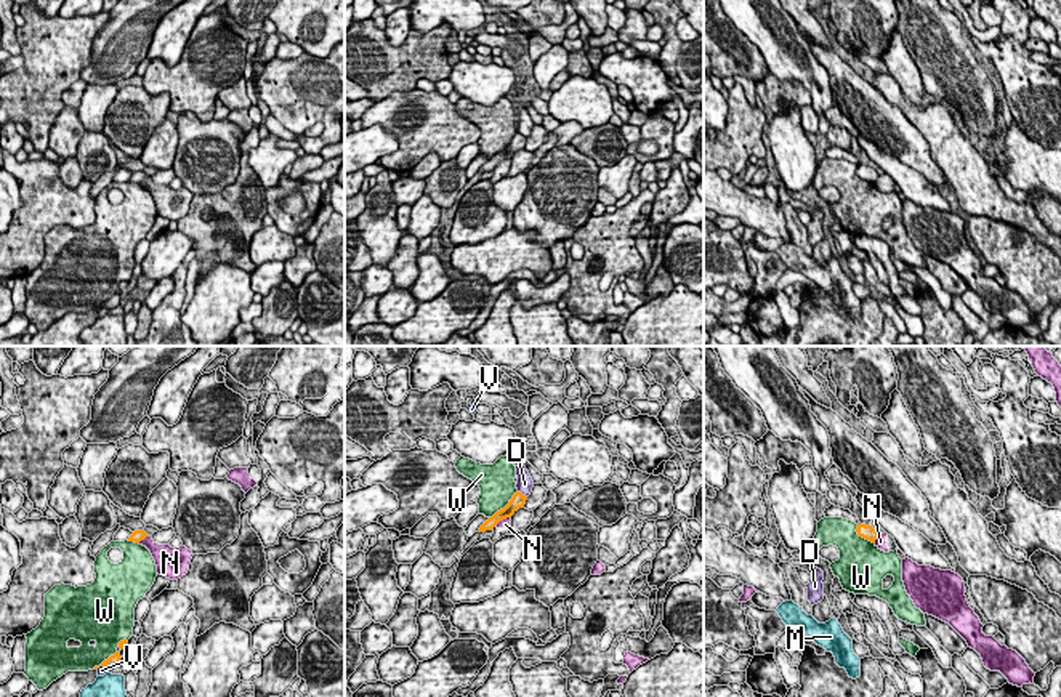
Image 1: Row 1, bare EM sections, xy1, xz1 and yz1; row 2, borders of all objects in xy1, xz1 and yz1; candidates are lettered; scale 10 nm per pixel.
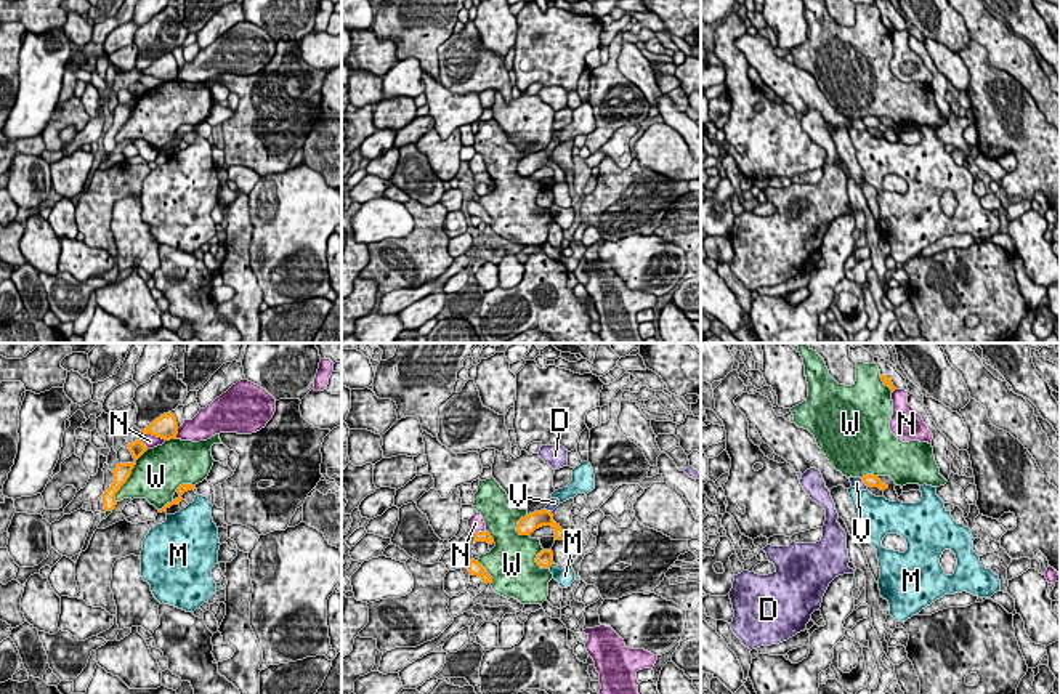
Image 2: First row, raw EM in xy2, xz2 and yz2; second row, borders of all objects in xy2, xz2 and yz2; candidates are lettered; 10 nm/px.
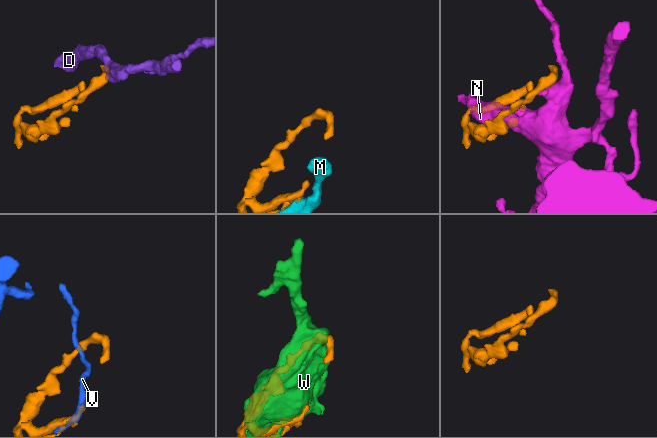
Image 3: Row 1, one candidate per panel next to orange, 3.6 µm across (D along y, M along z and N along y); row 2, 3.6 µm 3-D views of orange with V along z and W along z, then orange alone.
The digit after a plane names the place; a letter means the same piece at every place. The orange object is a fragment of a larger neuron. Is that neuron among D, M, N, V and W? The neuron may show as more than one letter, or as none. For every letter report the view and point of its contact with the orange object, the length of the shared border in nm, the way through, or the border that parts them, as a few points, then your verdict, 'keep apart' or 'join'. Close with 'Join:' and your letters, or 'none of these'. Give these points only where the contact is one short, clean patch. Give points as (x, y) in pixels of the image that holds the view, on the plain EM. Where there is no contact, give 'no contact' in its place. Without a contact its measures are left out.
D: meets orange in xz1 at (521, 135); contact 120 nm long; border along xz1 (518, 132), (526, 138); keep apart
M: meets orange in xy2 at (193, 129); contact 50 nm long; border along xy2 (193, 127), (194, 130); keep apart
N: meets orange in xy2 at (154, 76); contact 260 nm long; keep apart
V: meets orange in yz2 at (865, 124); contact 130 nm long; keep apart
W: meets orange in xy2 at (129, 117); contact 650 nm long; keep apart
Join: none of these

